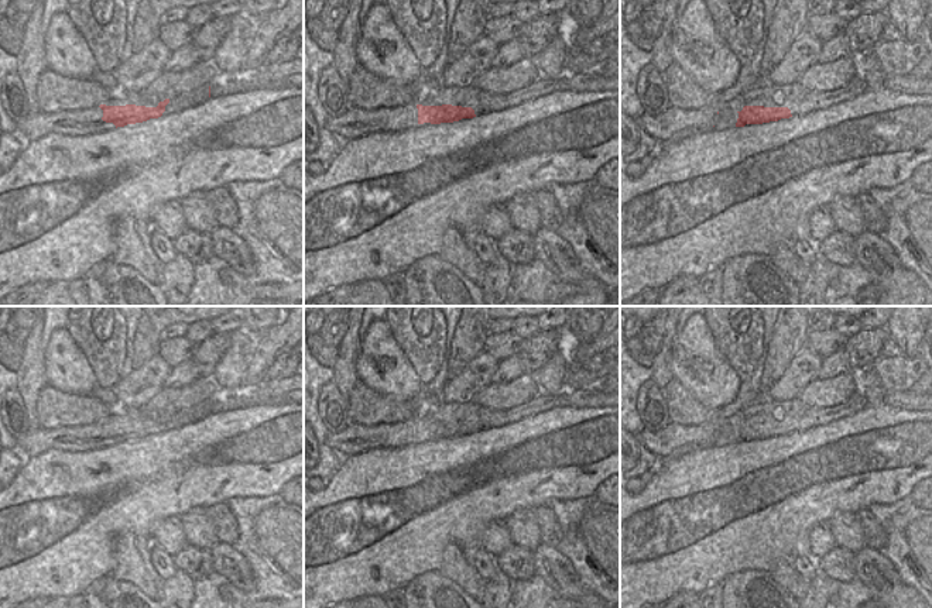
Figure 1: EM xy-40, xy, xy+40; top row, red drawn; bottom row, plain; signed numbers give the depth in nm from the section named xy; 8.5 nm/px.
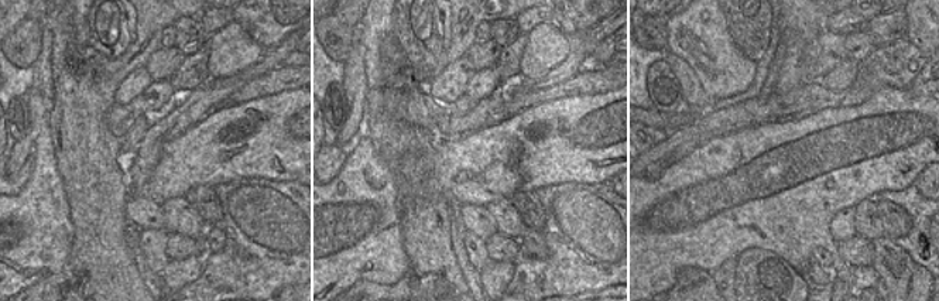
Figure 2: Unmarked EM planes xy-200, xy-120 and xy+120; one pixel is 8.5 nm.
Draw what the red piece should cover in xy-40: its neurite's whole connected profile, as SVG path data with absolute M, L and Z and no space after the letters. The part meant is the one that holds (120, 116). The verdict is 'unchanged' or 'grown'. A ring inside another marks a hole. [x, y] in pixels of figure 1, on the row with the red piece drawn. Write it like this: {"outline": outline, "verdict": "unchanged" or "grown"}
{"outline": "M210 86L201 87L185 95L165 95L167 99L157 107L136 104L106 106L100 104L90 110L71 110L58 113L28 113L16 123L17 131L24 133L30 140L38 140L47 134L92 135L143 123L150 118L169 116L202 104L210 97Z", "verdict": "grown"}

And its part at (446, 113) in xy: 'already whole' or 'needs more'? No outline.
needs more

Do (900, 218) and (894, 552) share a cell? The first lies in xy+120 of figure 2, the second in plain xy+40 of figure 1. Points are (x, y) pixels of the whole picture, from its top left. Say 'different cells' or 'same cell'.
different cells

